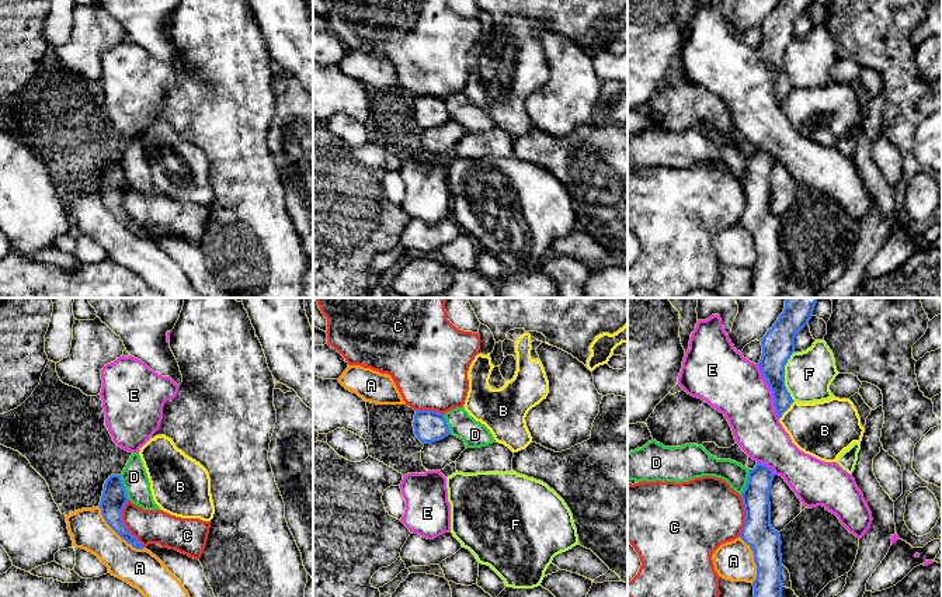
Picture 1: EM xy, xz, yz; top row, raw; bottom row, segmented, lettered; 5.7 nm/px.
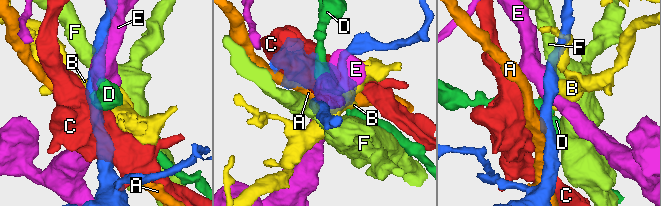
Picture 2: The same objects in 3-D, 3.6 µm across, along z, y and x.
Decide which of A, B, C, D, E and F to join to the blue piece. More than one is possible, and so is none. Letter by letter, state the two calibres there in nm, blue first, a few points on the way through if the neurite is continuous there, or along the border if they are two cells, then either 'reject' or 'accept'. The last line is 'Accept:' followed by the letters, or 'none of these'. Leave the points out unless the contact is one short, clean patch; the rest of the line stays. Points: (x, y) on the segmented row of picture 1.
A: 150/220 nm | reject
B: 140/320 nm | along yz (793, 401), (779, 419) | reject
C: 150/190 nm | reject
D: 160/140 nm | along yz (750, 469), (747, 483), (740, 495) | reject
E: 180/340 nm | reject
F: 190/280 nm | reject
Accept: none of these

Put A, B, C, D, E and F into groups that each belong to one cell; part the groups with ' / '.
A / B / C / D / E / F

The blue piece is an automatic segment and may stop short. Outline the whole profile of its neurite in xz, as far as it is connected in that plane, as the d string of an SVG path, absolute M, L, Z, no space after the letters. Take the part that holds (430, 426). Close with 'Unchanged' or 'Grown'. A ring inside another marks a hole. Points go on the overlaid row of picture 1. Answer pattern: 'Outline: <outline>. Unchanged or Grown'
Outline: M416 410L413 427L423 444L439 441L451 434L445 416L434 410Z. Unchanged

